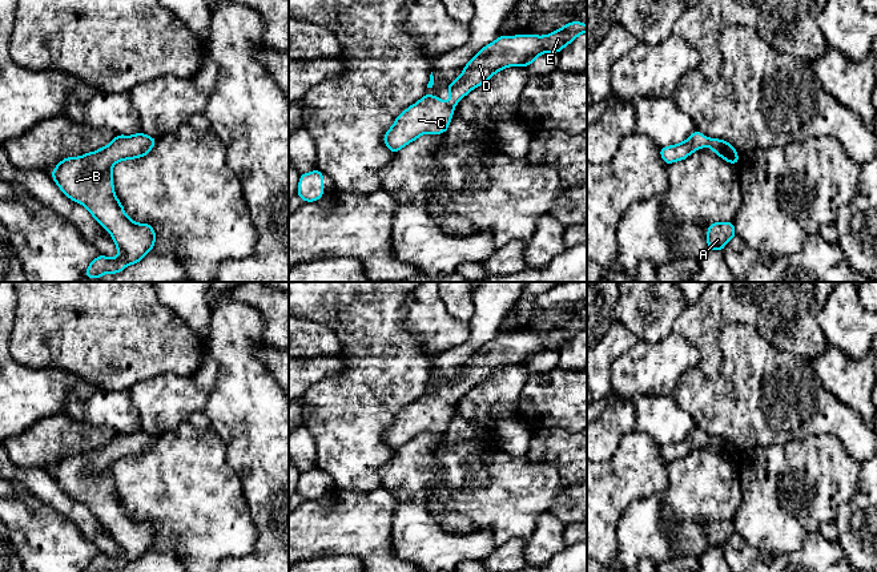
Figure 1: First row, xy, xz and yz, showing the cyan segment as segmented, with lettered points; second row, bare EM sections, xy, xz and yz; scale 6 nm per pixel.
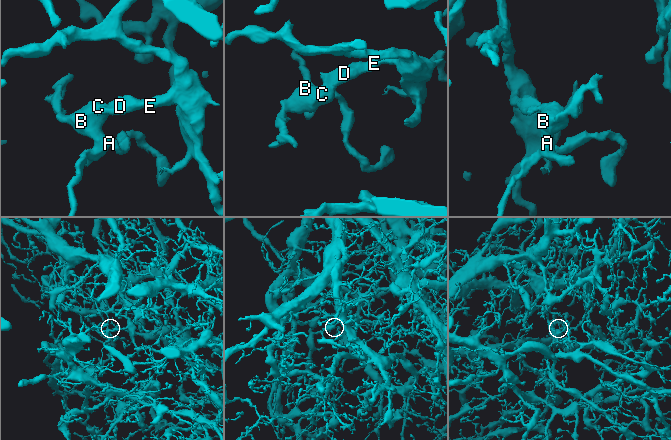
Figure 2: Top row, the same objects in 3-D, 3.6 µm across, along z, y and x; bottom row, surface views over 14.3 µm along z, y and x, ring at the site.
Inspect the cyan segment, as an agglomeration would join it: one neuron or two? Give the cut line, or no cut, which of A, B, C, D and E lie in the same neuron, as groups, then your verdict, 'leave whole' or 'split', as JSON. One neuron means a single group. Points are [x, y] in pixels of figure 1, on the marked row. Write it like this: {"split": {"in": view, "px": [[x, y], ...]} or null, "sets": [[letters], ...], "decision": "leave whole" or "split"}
{"split": null, "sets": [["A", "B", "C", "D", "E"]], "decision": "leave whole"}

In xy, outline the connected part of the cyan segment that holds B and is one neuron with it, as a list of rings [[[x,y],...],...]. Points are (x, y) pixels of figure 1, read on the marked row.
[[[142,132],[133,136],[117,134],[108,146],[80,157],[64,158],[51,172],[61,192],[84,205],[110,233],[120,254],[117,258],[96,257],[84,277],[100,279],[102,274],[117,274],[153,250],[156,233],[152,225],[136,223],[125,214],[114,193],[112,168],[118,161],[146,156],[157,140]]]

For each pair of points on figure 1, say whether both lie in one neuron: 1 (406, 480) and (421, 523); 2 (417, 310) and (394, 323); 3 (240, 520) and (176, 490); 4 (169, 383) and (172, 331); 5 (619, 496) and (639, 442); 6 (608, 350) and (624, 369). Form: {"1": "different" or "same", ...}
{"1": "same", "2": "different", "3": "same", "4": "different", "5": "same", "6": "different"}

